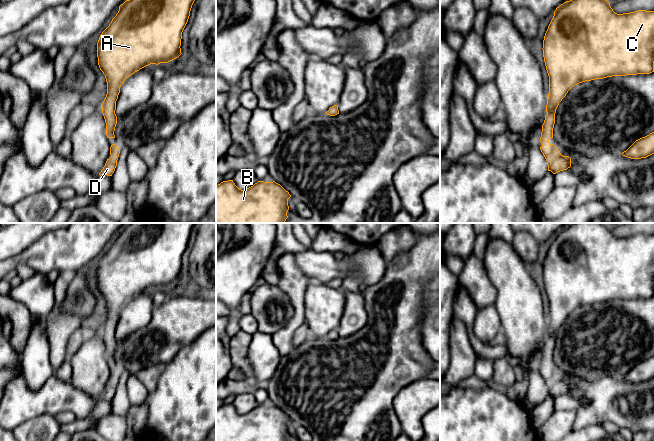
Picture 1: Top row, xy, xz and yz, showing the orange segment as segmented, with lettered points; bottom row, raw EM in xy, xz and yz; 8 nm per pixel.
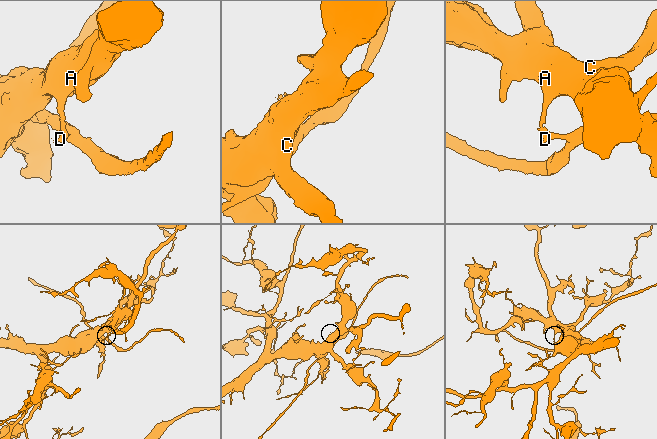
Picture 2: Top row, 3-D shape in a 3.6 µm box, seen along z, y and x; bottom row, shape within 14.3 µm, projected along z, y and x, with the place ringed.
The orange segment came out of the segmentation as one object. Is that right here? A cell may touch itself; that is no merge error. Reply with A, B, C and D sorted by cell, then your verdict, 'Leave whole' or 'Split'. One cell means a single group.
Groups: A B C / D. Split

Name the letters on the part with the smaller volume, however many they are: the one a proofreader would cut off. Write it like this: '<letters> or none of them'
D

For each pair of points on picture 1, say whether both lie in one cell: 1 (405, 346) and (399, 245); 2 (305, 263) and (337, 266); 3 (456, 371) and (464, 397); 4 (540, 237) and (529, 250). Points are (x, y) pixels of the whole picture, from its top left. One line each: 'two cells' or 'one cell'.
1: two cells
2: one cell
3: two cells
4: two cells

